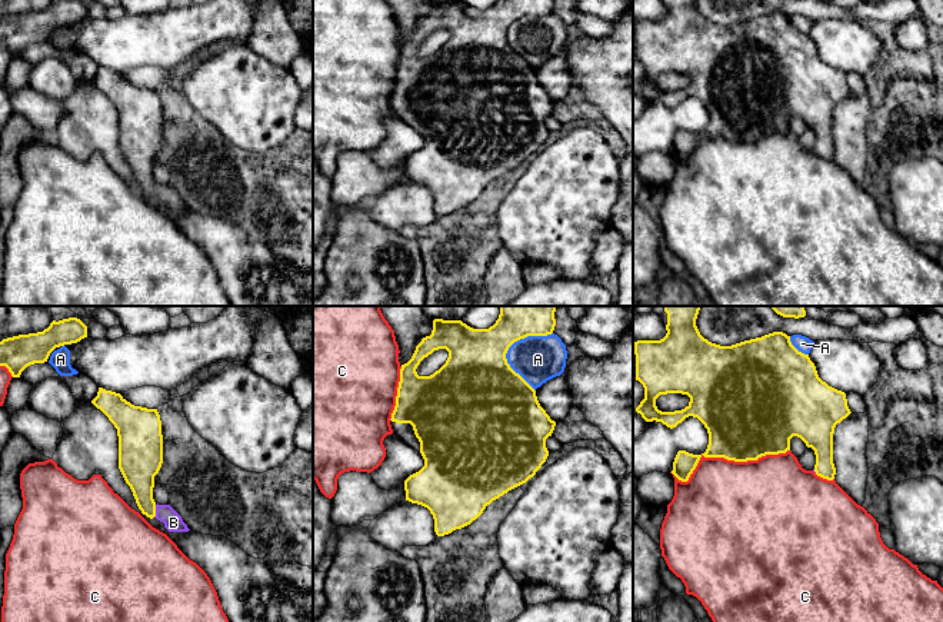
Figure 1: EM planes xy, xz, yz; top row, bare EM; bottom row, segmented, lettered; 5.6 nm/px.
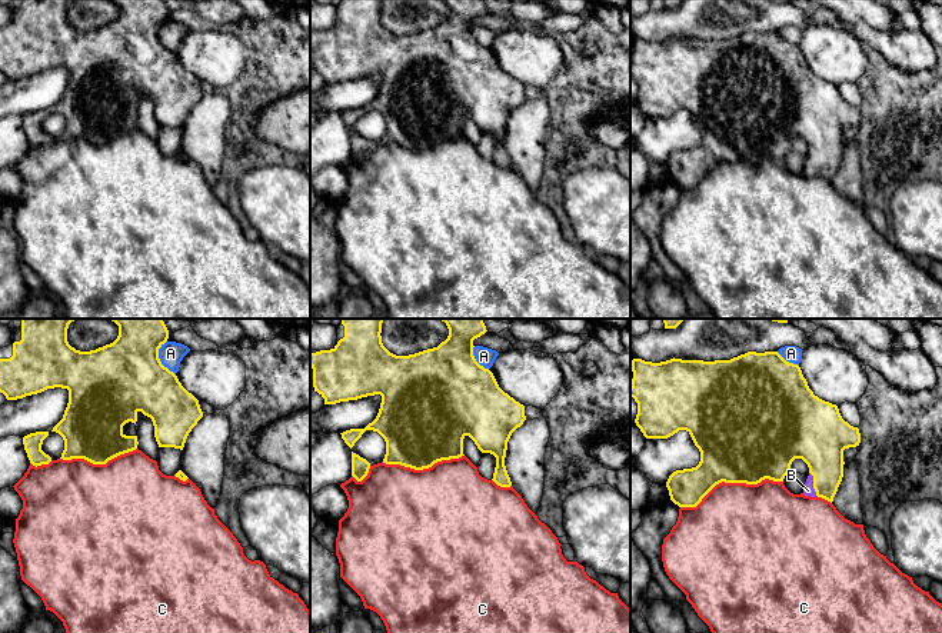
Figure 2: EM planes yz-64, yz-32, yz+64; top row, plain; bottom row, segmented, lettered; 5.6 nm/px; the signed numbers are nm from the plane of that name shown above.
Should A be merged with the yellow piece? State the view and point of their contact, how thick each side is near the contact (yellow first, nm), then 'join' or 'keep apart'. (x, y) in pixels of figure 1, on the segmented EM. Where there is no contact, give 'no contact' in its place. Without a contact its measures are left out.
xz (509, 346) | 380/260 nm | keep apart

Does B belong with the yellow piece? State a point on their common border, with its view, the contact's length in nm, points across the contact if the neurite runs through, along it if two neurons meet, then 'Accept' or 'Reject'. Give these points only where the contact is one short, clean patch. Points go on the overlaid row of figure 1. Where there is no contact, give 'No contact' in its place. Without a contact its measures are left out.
Touches yellow at xy (155, 511). Shared border 70 nm. Accept

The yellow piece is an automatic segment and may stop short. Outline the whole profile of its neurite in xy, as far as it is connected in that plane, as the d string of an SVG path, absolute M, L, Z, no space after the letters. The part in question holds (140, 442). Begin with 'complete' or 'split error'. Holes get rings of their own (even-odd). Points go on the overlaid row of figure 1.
split error; M99 387L91 403L117 429L119 469L141 513L163 522L169 532L189 532L170 505L159 505L153 499L154 476L163 463L161 420L157 409L134 406L120 393L103 387Z

